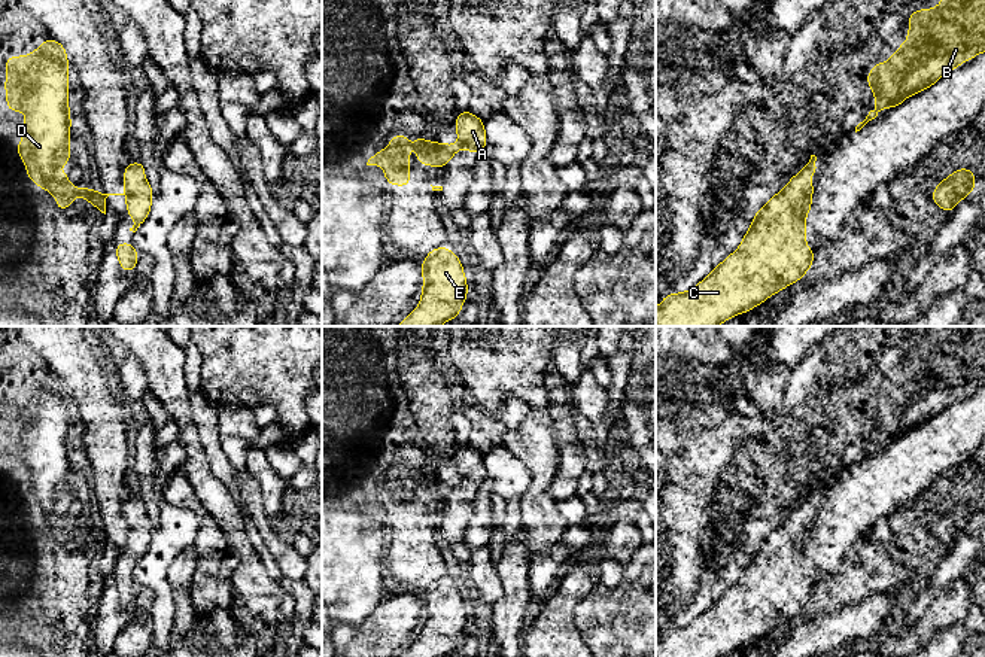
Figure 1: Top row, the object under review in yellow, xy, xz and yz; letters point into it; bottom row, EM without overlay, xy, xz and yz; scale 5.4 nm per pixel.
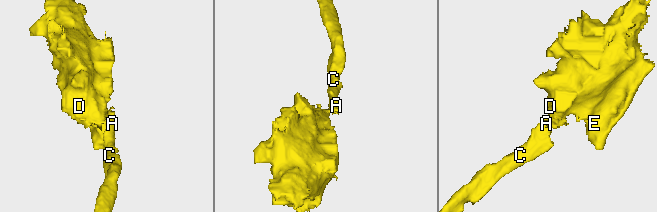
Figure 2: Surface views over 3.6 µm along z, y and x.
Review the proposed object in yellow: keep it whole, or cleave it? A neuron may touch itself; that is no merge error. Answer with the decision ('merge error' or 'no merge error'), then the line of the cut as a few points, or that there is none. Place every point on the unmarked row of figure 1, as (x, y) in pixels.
merge error | xz (459, 477), (462, 481)

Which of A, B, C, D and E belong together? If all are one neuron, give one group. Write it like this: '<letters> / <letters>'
A C / B D E

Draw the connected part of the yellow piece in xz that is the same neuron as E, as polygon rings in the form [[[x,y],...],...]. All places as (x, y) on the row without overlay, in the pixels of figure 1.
[[[435,581],[422,596],[419,641],[399,657],[444,657],[459,650],[468,618],[460,593],[449,581]]]

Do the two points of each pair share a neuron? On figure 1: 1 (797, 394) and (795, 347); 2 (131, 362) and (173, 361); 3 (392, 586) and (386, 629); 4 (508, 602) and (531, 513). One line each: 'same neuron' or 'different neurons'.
1: different neurons
2: different neurons
3: different neurons
4: different neurons

